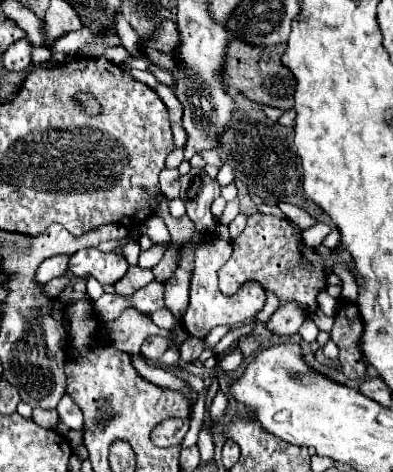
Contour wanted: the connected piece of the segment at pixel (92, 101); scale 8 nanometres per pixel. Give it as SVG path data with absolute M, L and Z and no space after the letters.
M78 93L74 101L88 115L100 115L100 111L102 111L100 103L96 101L96 97L92 97L92 93Z

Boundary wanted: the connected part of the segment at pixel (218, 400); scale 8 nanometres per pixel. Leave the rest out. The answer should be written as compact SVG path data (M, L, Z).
M218 390L210 408L210 418L212 423L219 422L225 416L227 405L227 396L221 390Z

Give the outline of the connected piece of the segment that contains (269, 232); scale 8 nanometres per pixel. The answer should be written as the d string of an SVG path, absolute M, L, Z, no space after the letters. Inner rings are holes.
M256 213L256 215L248 217L246 229L234 241L232 257L226 261L226 265L218 273L220 289L226 295L236 293L244 281L254 279L264 289L274 291L280 297L280 303L292 299L292 301L300 303L308 313L312 313L318 307L316 293L320 289L326 289L326 273L332 271L334 259L344 261L350 267L350 271L354 273L350 255L346 251L342 251L340 255L332 253L330 259L322 259L314 249L304 245L302 237L298 233L294 233L294 229L288 225L288 221L272 217L272 215Z

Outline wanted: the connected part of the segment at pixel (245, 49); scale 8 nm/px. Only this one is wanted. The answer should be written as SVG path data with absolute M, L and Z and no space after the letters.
M230 39L228 59L224 67L224 81L260 105L276 107L282 111L292 109L292 93L296 87L296 77L292 77L292 71L284 69L284 65L280 63L282 53L284 45L274 45L274 47L248 45L246 41Z

